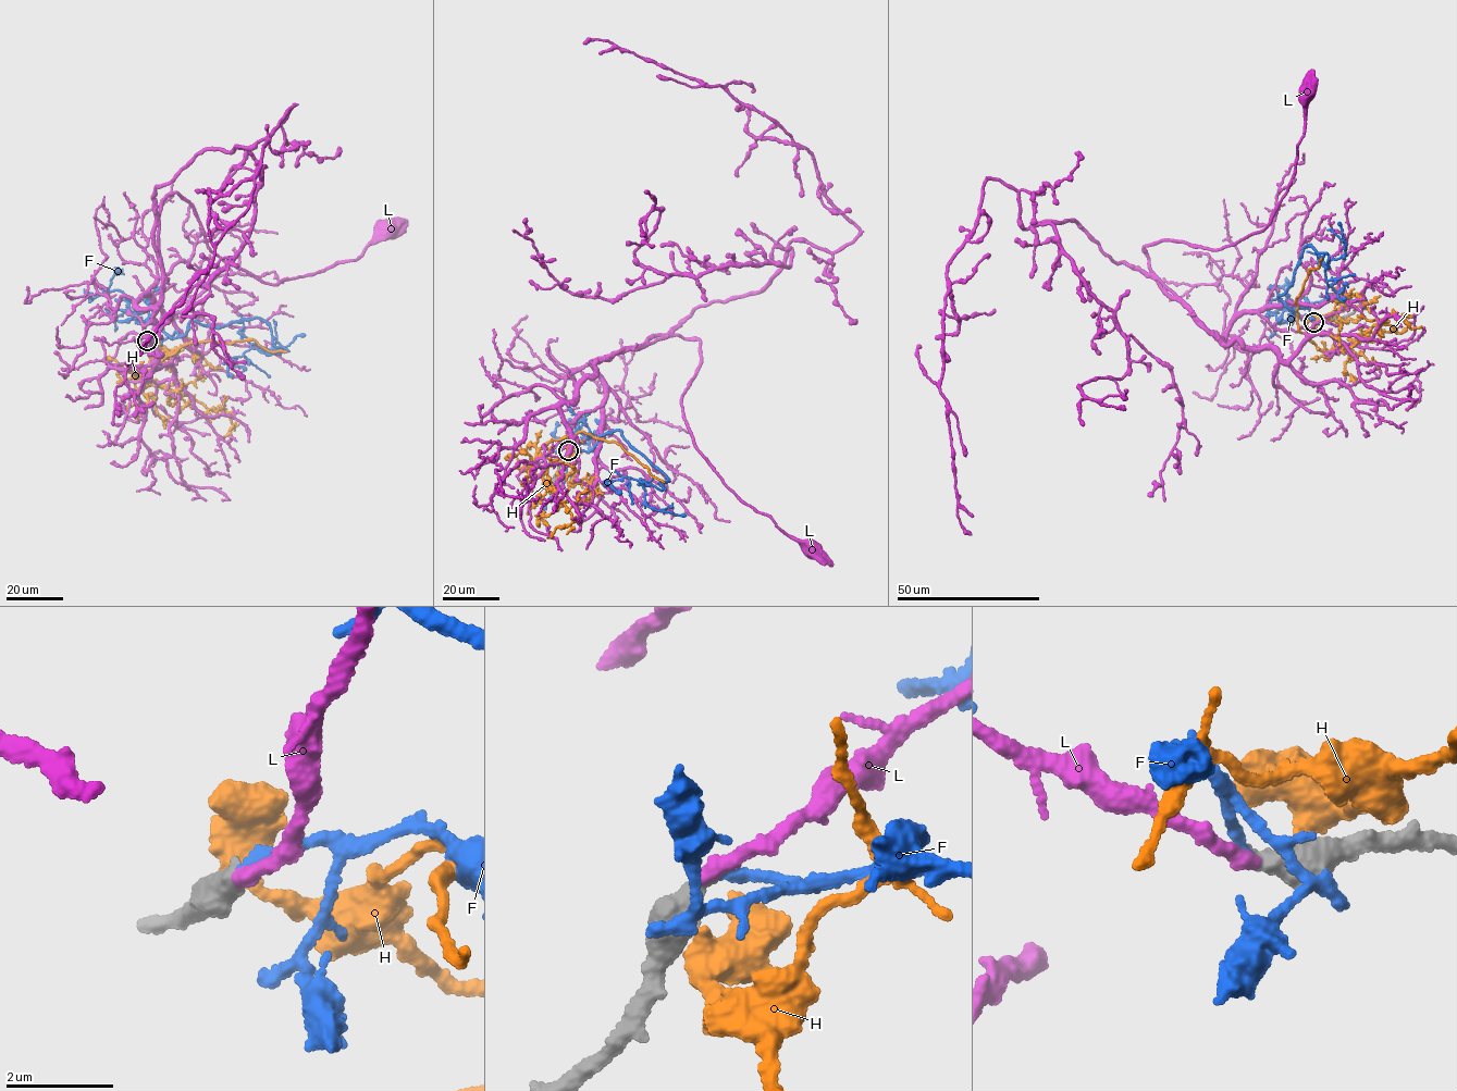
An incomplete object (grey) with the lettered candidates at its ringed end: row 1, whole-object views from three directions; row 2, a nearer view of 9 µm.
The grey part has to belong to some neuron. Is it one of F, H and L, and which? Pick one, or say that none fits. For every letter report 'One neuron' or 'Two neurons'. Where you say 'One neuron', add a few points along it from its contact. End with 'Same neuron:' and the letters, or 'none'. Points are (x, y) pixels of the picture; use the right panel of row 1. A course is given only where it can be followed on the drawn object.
F: Two neurons
H: Two neurons
L: One neuron. Its course: (1313, 321), (1279, 306), (1237, 317), (1223, 339), (1144, 248), (1213, 249), (1262, 231), (1292, 180), (1306, 93)
Same neuron: L

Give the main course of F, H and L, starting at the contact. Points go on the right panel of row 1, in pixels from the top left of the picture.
F: (1313, 321), (1308, 308), (1294, 312), (1278, 297), (1307, 246), (1325, 252), (1325, 270), (1344, 256), (1340, 222)
H: (1317, 320), (1325, 315), (1307, 335), (1328, 352), (1366, 338), (1394, 313), (1411, 329), (1421, 326)
L: (1313, 321), (1279, 306), (1237, 317), (1223, 339), (1144, 248), (1213, 249), (1262, 231), (1292, 180), (1306, 93)

